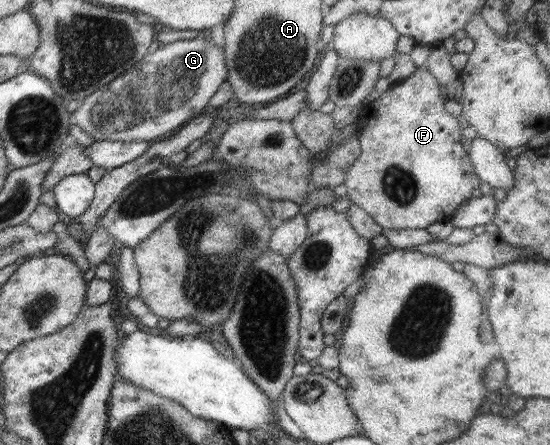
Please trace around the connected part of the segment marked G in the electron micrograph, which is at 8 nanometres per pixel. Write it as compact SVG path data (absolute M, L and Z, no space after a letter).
M199 36L190 40L176 40L159 45L158 49L147 52L134 67L96 89L81 99L80 106L70 113L70 123L88 133L94 141L150 141L172 134L188 120L201 113L218 86L227 79L223 49L217 44L204 41Z

